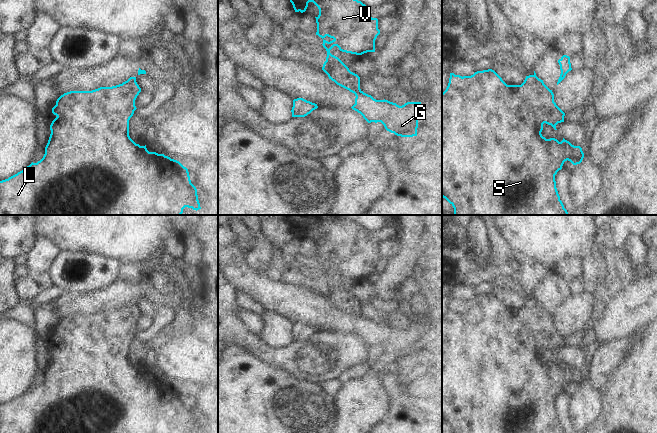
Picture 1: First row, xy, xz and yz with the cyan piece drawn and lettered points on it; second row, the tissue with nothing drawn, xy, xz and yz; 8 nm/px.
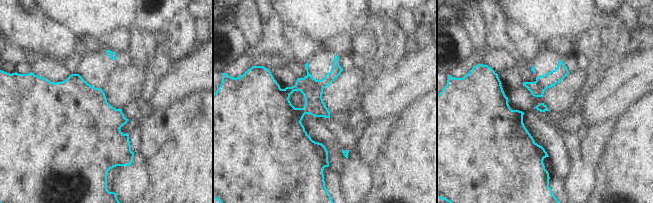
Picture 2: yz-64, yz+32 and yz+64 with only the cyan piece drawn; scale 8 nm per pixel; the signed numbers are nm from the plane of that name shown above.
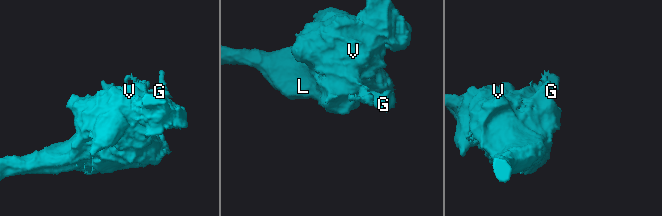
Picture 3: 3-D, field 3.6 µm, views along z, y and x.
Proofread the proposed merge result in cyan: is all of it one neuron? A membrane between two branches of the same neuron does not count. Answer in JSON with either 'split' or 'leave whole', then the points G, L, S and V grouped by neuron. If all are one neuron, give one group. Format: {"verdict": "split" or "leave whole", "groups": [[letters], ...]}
{"verdict": "split", "groups": [["G"], ["L", "S", "V"]]}

